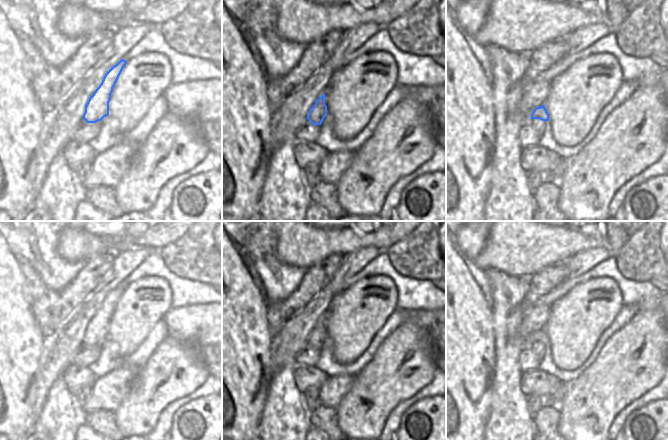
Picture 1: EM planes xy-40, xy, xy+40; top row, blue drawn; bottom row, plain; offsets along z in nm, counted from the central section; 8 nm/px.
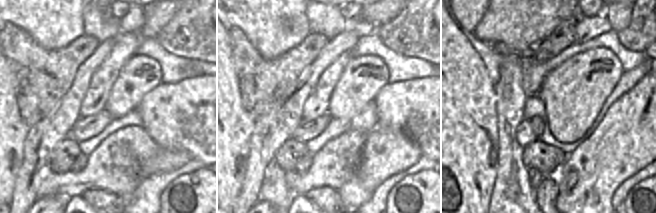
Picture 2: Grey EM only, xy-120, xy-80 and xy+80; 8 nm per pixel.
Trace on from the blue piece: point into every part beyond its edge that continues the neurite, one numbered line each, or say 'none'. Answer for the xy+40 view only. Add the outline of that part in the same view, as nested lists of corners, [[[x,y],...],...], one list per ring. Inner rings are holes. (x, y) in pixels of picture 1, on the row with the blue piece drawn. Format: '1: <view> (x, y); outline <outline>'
1: xy+40 (539, 125); outline [[[531,119],[529,122],[533,125],[537,133],[540,135],[545,132],[545,121],[542,121],[540,119]]]

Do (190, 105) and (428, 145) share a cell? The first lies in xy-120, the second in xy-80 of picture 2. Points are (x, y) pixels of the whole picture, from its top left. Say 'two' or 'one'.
one

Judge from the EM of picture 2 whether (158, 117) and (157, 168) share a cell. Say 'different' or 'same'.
different

